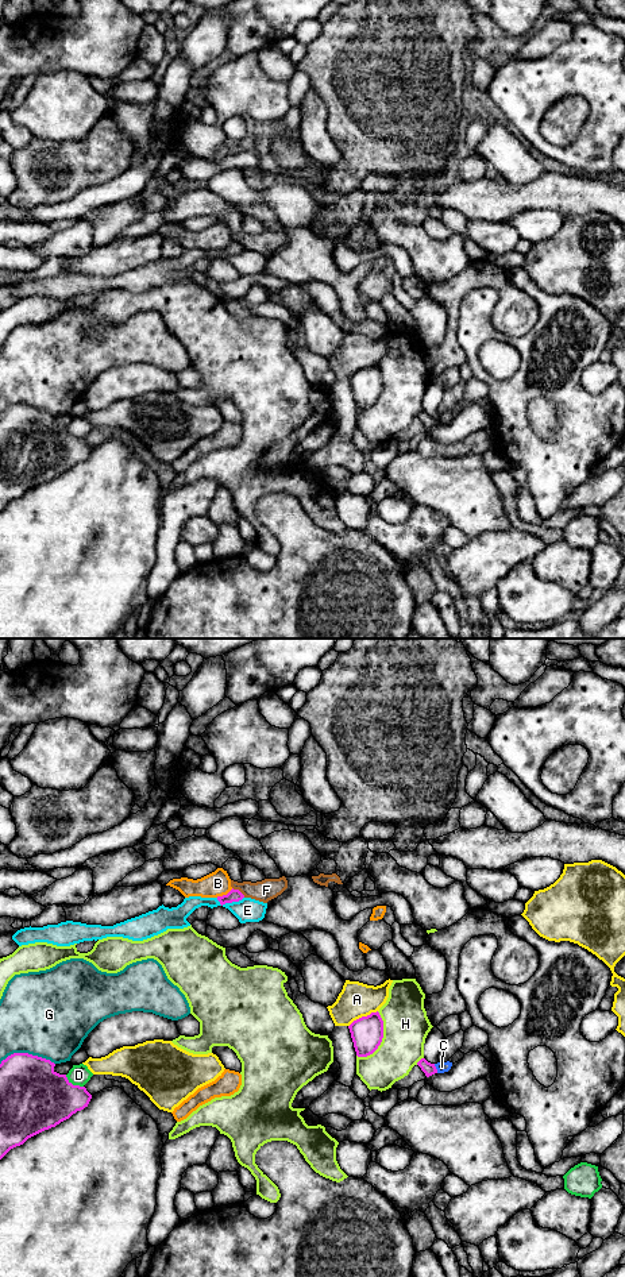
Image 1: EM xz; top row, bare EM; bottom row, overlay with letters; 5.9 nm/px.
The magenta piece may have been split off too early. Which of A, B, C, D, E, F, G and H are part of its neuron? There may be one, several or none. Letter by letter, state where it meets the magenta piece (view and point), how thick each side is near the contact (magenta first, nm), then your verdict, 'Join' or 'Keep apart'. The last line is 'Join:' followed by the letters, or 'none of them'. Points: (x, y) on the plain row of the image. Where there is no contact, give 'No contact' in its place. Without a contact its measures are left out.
A: Touches magenta at xz (362, 369). Thickness 190 nm (magenta) against 200 nm. Keep apart
B: Touches magenta at xz (224, 247). Thickness 80 nm (magenta) against 150 nm. Keep apart
C: Touches magenta at xz (435, 420). Thickness 70 nm (magenta) against 60 nm. Keep apart
D: Touches magenta at xz (72, 436). Thickness 400 nm (magenta) against 120 nm. Keep apart
E: Touches magenta at xz (230, 254). Thickness 80 nm (magenta) against 140 nm. Keep apart
F: Touches magenta at xz (239, 243). Thickness 80 nm (magenta) against 130 nm. Keep apart
G: Touches magenta at xz (27, 405). Thickness 380 nm (magenta) against 500 nm. Keep apart
H: Touches magenta at xz (381, 392). Thickness 190 nm (magenta) against 280 nm. Keep apart
Join: none of them

